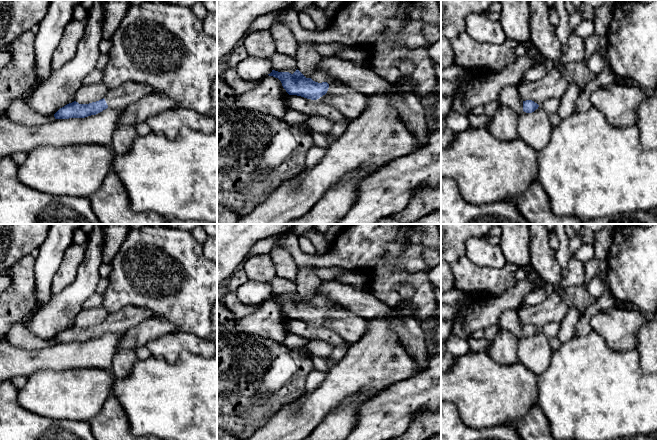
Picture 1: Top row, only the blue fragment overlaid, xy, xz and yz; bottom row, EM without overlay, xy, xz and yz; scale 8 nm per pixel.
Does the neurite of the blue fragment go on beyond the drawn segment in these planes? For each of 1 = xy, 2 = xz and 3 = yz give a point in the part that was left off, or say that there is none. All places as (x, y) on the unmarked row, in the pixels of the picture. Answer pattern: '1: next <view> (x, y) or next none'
1: next xy (128, 317)
2: next xz (319, 300)
3: next yz (508, 320)

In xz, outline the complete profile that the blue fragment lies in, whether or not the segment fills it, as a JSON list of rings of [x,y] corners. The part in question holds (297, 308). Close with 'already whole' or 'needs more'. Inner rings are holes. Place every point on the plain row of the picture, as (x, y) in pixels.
[[[298,293],[293,297],[272,294],[269,300],[278,302],[289,319],[297,319],[317,324],[328,315],[330,308],[345,309],[322,294],[317,294],[306,302]]]; needs more

